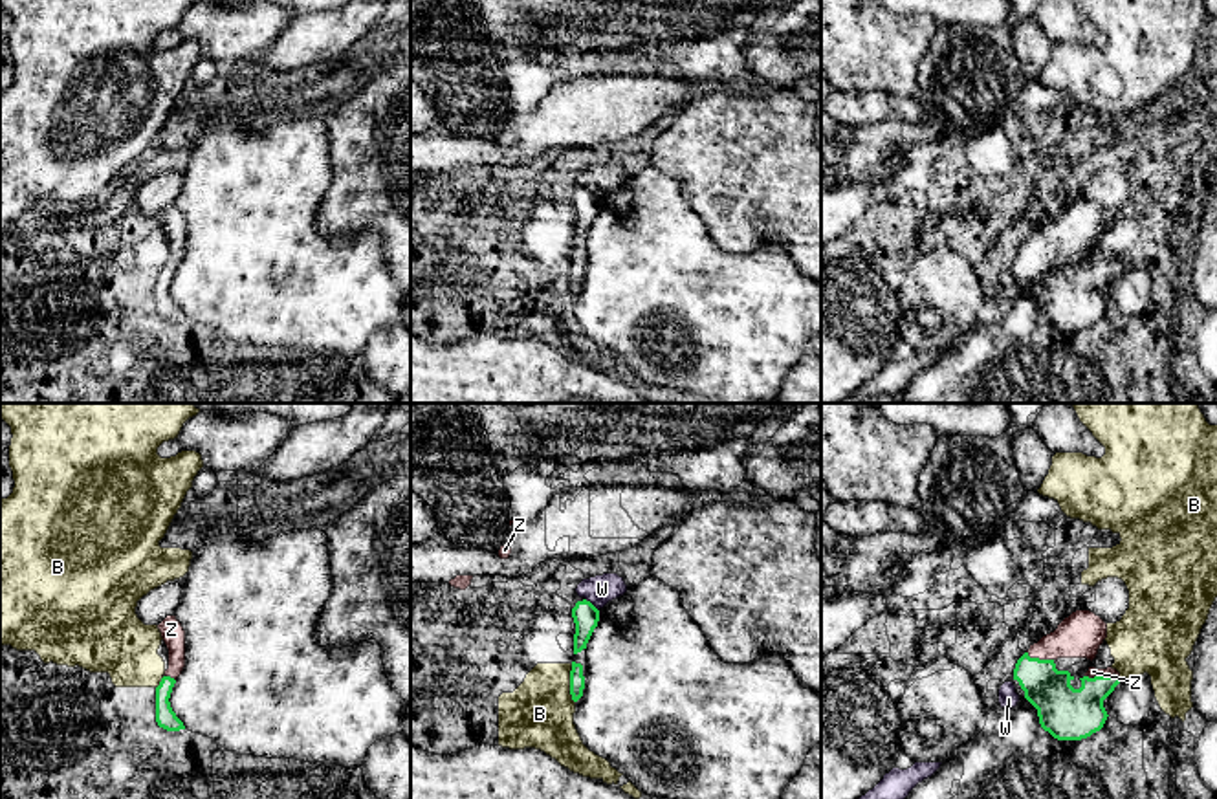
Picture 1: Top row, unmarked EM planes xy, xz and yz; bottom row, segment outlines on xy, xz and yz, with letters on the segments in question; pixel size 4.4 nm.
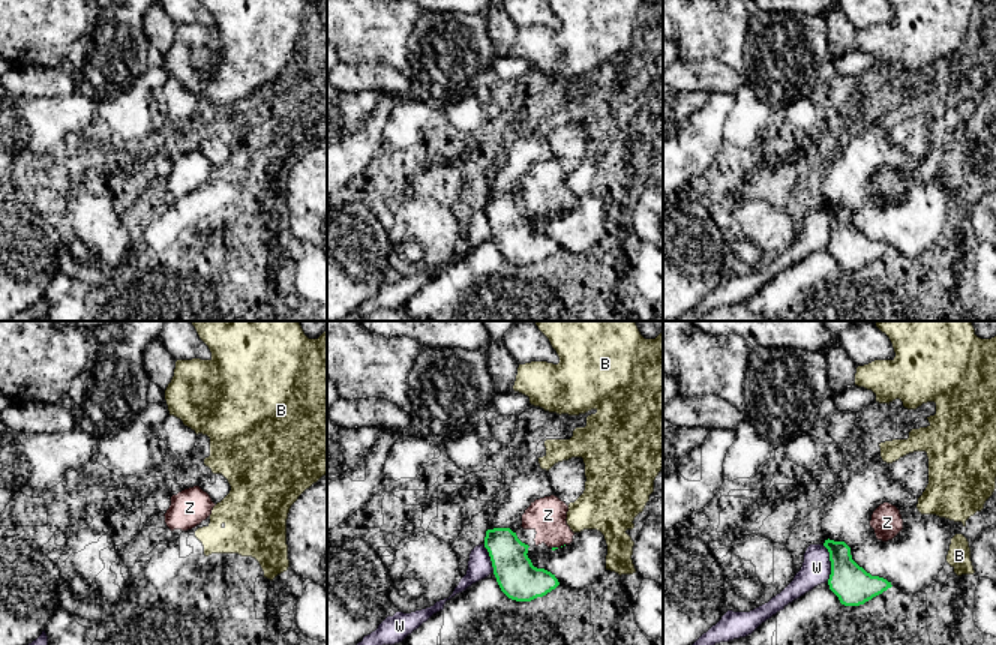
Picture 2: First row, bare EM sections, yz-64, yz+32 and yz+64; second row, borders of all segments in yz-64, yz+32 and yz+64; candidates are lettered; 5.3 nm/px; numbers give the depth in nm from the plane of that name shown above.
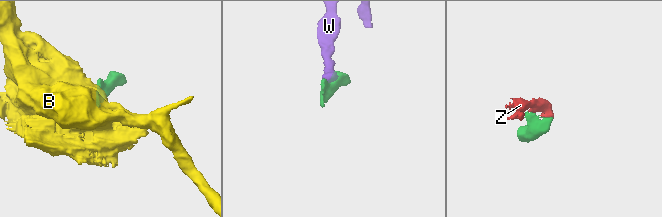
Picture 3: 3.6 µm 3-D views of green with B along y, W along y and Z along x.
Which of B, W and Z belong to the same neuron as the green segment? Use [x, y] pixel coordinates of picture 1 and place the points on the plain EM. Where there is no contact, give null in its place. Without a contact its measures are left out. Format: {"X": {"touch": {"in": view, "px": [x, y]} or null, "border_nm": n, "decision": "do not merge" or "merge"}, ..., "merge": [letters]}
{"B": {"touch": {"in": "xz", "px": [570, 273]}, "border_nm": 180, "decision": "do not merge"}, "W": {"touch": {"in": "xz", "px": [592, 195]}, "border_nm": 90, "decision": "do not merge"}, "Z": {"touch": {"in": "yz", "px": [1102, 266]}, "border_nm": 150, "decision": "merge"}, "merge": ["Z"]}

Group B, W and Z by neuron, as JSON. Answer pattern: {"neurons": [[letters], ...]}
{"neurons": [["B"], ["W"], ["Z"]]}

